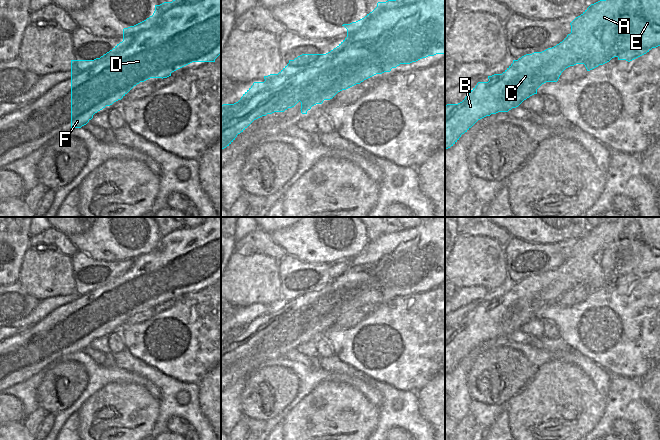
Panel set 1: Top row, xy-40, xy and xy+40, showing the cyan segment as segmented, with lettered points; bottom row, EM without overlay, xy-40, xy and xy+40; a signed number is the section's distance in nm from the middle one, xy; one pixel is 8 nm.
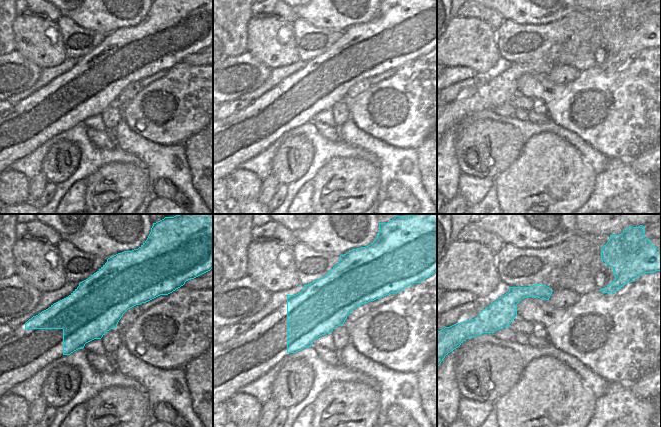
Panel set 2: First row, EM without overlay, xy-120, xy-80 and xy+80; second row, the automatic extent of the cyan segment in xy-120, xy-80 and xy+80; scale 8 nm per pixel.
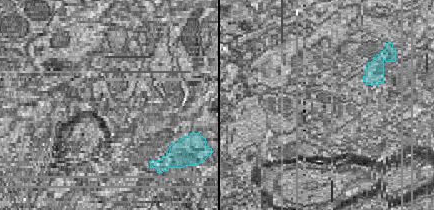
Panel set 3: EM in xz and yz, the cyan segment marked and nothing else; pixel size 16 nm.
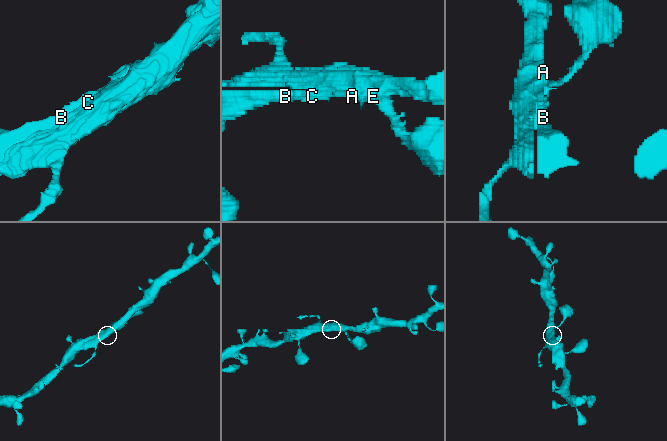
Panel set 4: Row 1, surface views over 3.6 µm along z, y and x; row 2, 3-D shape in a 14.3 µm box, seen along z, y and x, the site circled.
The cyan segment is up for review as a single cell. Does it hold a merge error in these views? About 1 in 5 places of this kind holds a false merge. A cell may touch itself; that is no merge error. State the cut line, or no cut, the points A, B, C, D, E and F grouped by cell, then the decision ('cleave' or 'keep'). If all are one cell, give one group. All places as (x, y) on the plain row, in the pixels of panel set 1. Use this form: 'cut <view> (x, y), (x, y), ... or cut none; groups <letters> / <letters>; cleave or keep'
cut none; groups A B C D E F; keep

